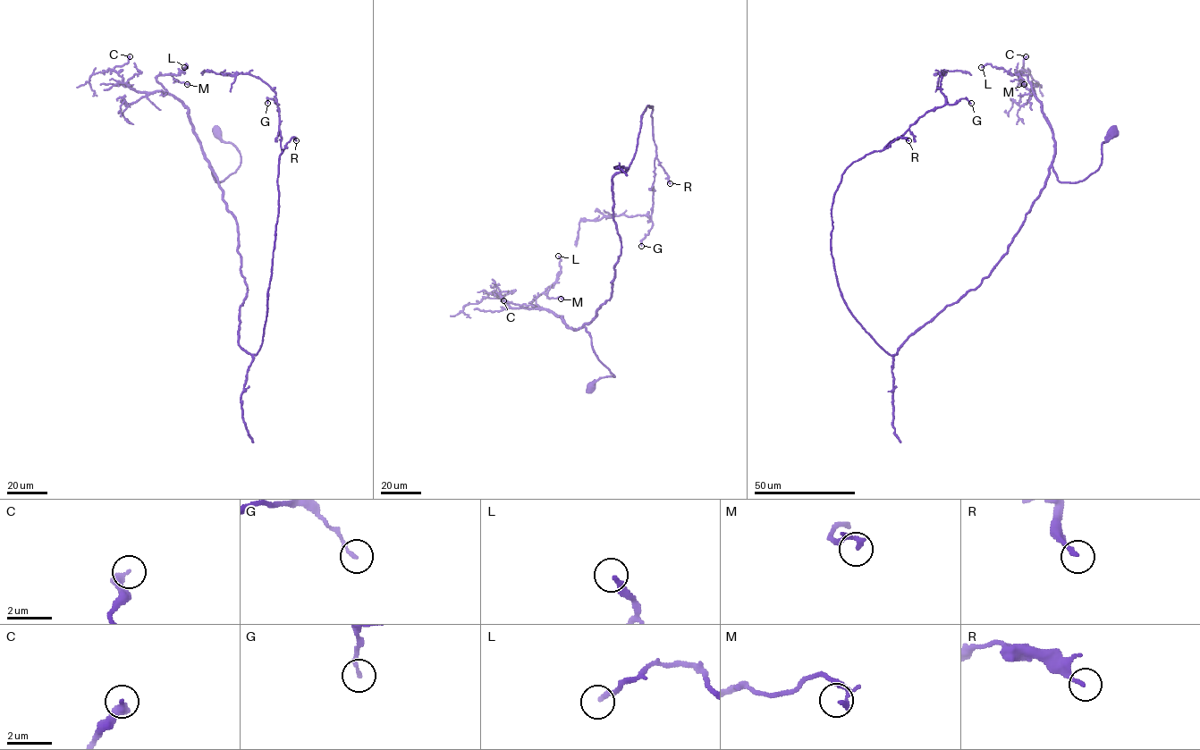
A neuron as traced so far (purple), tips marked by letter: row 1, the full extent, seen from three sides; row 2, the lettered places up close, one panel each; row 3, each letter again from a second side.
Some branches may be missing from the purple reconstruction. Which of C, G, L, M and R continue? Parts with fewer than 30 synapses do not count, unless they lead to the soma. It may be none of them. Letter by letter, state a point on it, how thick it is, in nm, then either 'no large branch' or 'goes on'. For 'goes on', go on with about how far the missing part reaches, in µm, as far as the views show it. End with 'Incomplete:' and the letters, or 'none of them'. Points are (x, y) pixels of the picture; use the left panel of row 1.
C: place (130, 56); calibre 400 nm; no large branch
G: place (267, 103); calibre 150 nm; no large branch
L: place (184, 67); calibre 240 nm; no large branch
M: place (187, 84); calibre 140 nm; no large branch
R: place (296, 140); calibre 170 nm; no large branch
Incomplete: none of them

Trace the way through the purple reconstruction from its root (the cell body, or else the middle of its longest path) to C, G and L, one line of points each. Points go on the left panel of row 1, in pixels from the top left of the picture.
C: (217, 131), (240, 156), (240, 167), (220, 182), (188, 108), (161, 91), (135, 91), (114, 71), (130, 56)
G: (217, 131), (240, 156), (220, 182), (210, 167), (237, 223), (239, 345), (255, 355), (283, 150), (267, 103)
L: (217, 131), (240, 156), (240, 167), (220, 182), (188, 108), (156, 80), (184, 67)

